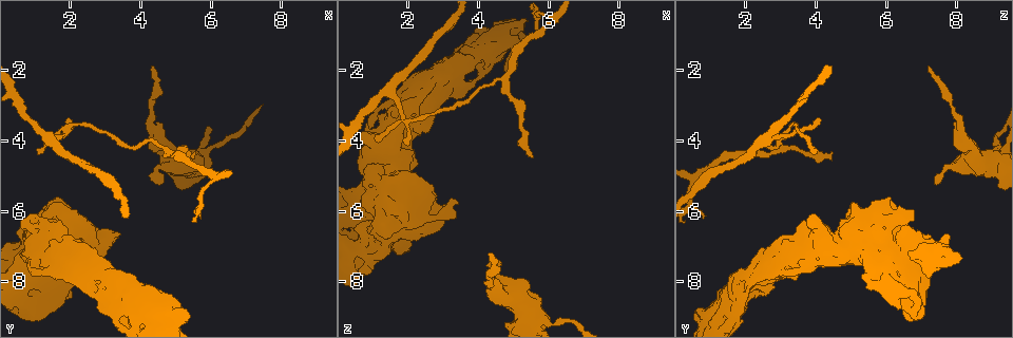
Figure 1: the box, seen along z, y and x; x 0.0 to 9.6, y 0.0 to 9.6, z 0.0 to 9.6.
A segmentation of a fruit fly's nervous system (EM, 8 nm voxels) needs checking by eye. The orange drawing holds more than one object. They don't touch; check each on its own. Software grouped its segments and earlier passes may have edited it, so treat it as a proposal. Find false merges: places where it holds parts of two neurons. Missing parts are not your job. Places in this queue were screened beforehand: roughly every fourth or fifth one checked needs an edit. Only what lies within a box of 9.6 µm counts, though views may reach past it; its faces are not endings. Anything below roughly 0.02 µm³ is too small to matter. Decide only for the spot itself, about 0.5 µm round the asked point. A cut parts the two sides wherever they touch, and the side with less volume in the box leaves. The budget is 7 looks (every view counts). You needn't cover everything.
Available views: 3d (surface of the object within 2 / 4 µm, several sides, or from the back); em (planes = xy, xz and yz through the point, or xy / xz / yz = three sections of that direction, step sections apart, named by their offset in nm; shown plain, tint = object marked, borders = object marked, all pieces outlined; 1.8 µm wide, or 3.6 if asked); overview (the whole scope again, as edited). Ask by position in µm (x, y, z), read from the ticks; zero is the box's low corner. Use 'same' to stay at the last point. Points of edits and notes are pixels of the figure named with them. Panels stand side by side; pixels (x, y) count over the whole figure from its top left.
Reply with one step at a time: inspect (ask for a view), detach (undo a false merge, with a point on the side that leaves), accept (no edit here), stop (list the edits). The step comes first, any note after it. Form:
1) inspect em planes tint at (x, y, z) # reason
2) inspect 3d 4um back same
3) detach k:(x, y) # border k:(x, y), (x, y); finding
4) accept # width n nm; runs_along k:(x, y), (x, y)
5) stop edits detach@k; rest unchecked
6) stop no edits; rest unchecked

inspect em 3.6um planes tint at (0.75, 7.70, 6.05) # touches itself

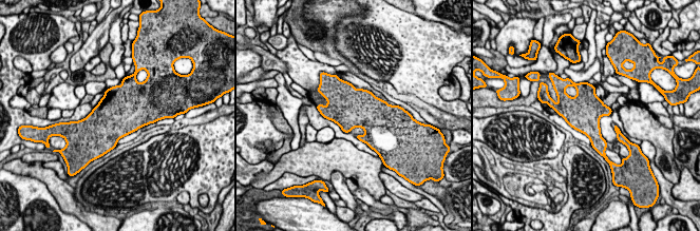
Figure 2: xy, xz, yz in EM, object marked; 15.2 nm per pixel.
accept # all the same neuron

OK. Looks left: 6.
inspect em 3.6um planes plain at (1.25, 7.15, 4.45) # thick turns thin

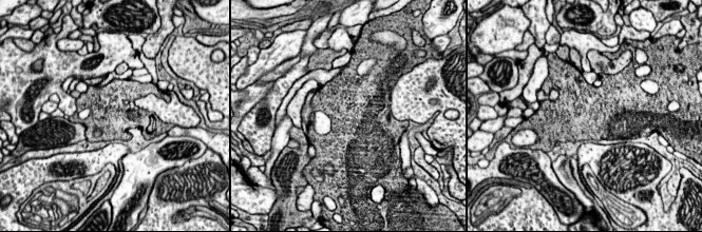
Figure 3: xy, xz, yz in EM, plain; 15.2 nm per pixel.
inspect em 3.6um planes tint same

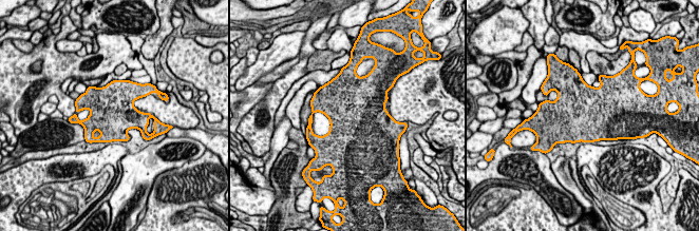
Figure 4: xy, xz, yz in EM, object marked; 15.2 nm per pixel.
accept # one neuron here

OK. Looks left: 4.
inspect 3d 2um at (2.95, 8.80, 1.90) # calibre changes

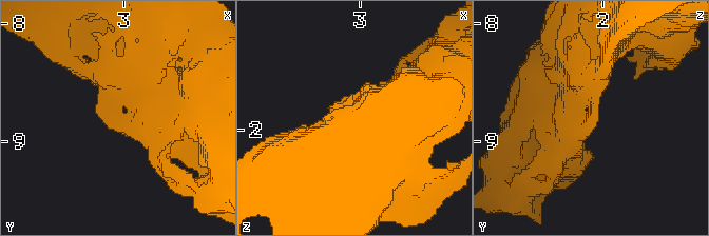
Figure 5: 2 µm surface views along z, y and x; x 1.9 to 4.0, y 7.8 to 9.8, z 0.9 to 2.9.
inspect em xz step 8 tint at (2.90, 8.86, 1.88)

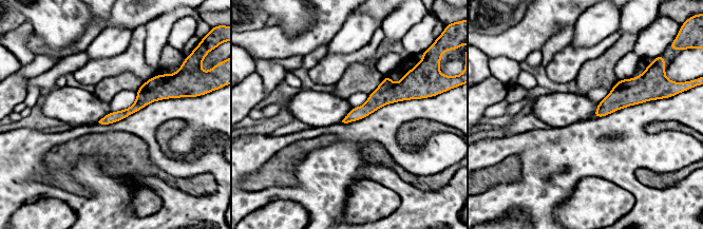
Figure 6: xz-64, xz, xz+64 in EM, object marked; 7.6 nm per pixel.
inspect em planes borders same

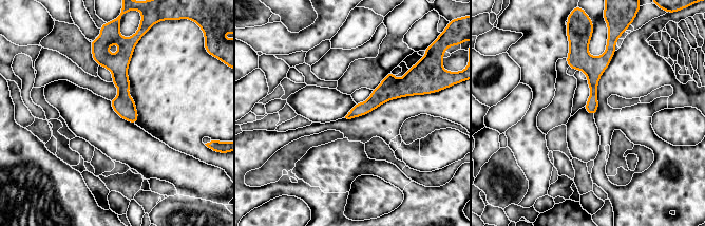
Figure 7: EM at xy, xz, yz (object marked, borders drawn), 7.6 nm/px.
accept # one neuron here

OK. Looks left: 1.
stop no edits; rest unchecked

